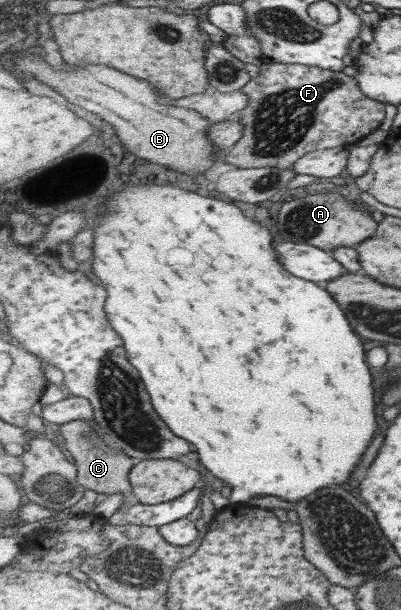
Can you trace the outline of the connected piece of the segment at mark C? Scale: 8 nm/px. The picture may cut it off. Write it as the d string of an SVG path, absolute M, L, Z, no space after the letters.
M73 420L59 426L60 434L66 440L66 448L75 459L78 467L78 482L86 489L90 489L100 494L116 494L120 492L126 497L120 509L129 509L132 505L138 504L133 494L133 484L130 482L130 471L135 467L134 460L123 450L112 450L106 441L90 427L88 422Z

